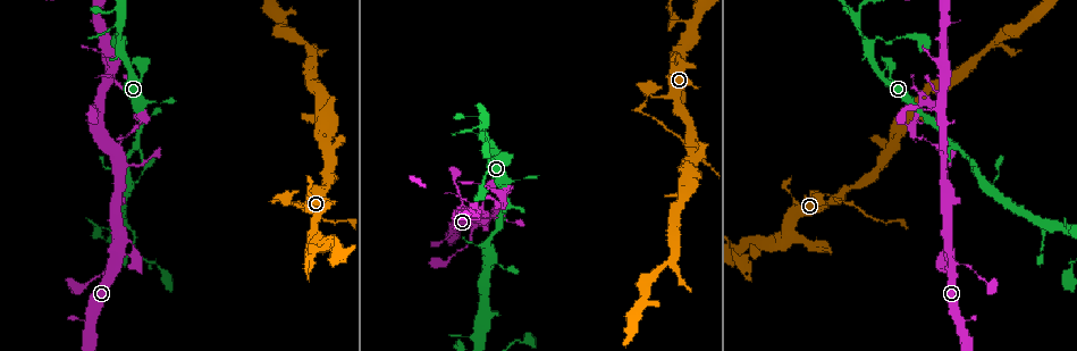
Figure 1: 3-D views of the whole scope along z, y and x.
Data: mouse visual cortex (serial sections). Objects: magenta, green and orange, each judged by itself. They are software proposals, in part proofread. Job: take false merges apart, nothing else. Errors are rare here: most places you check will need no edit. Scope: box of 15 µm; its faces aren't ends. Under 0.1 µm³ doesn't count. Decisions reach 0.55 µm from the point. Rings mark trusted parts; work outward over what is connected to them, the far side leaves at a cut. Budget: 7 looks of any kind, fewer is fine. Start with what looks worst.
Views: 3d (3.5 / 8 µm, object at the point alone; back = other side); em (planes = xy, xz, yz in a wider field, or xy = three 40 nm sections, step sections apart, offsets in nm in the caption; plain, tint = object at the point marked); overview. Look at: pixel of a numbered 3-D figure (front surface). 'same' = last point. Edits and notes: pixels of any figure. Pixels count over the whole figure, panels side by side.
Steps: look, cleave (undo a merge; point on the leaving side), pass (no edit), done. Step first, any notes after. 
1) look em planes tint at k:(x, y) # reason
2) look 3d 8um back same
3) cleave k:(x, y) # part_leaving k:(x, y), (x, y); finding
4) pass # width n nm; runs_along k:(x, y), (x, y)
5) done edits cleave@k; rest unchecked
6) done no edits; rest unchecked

look 3d 3.5um at 1:(652, 96) # a narrow waist

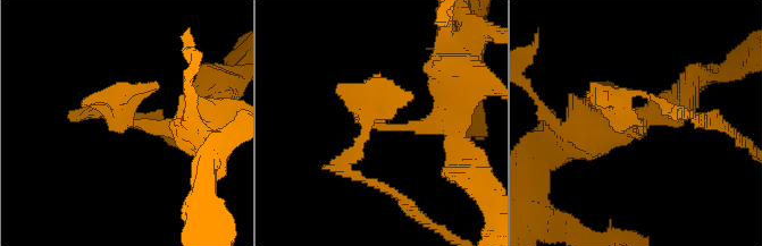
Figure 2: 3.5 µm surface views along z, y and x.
look em xy step 3 tint at 2:(135, 122) # shape alone is not enough

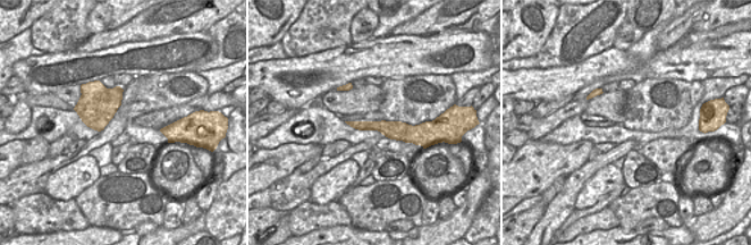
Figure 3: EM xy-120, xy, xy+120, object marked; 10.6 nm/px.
pass # one cell here

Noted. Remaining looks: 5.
look 3d 3.5um back at 1:(869, 48)

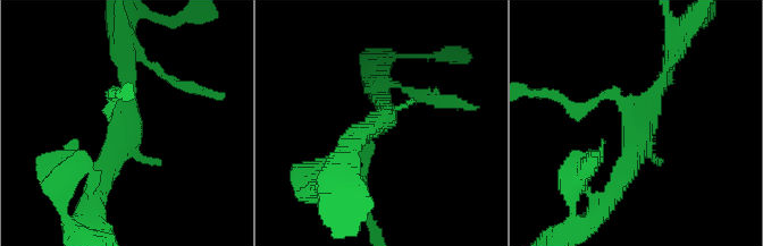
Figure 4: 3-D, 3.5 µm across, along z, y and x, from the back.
look em xy step 2 tint at 4:(641, 126) # need the tissue

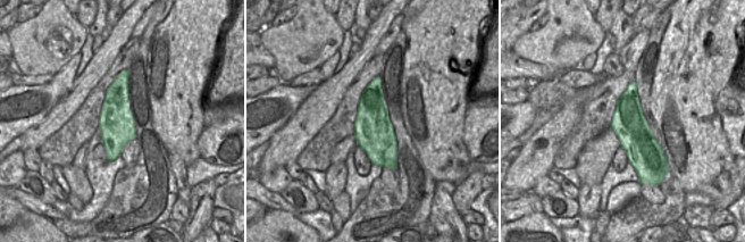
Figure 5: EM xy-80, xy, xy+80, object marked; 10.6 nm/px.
look em planes tint same

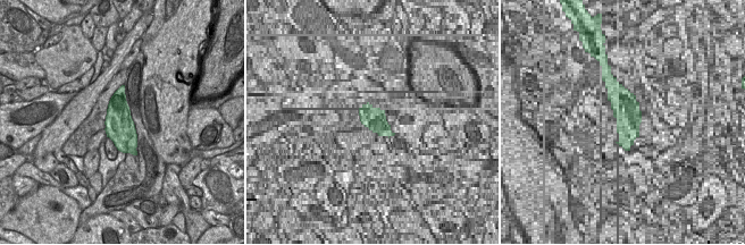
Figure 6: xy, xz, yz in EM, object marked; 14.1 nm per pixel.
pass # runs_along 4:(615, 188), (671, 60); all the same cell

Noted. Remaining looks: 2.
look 3d 8um at 1:(113, 148) # side arm on a straight run

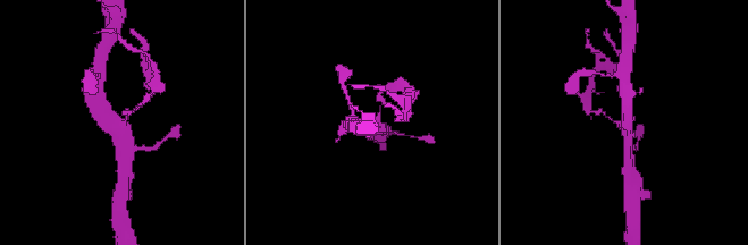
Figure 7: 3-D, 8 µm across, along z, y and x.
look em xy step 2 tint at 7:(630, 126) # shape alone is not enough

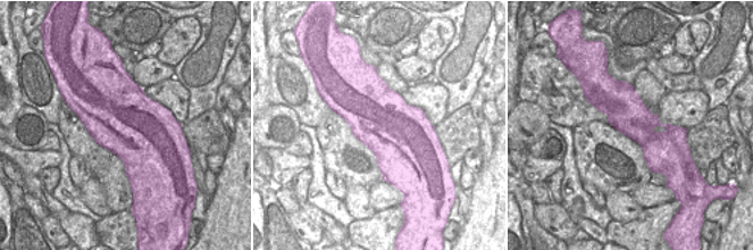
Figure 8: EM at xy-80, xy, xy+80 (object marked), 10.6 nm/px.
pass # width 700 nm; runs_along 7:(127, 158), (126, 136), (94, 101); one cell here

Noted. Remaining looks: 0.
done no edits; rest unchecked

